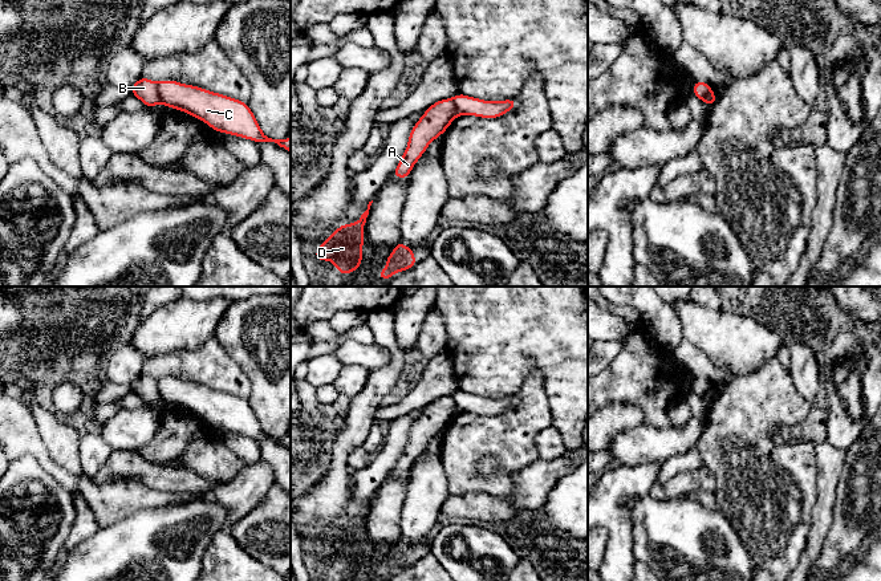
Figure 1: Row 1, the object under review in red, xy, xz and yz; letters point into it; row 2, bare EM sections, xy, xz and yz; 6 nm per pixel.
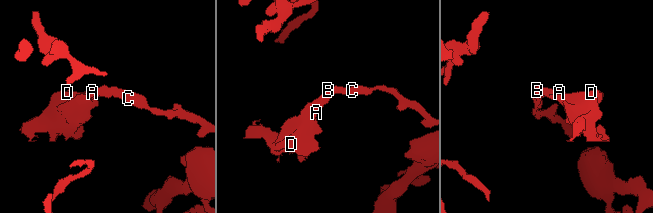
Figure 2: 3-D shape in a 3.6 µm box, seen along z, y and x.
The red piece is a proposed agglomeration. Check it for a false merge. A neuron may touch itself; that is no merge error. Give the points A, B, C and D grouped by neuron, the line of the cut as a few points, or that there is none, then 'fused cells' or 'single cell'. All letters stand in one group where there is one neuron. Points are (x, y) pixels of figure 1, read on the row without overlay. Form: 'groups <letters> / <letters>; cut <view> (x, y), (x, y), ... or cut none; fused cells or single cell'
groups A B D / C; cut xy (155, 380), (162, 398); fused cells

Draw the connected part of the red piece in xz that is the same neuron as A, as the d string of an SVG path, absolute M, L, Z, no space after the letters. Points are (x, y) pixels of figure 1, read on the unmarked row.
M451 395L437 398L429 403L409 430L407 444L391 472L397 476L406 476L427 443L443 432L458 413L458 406Z

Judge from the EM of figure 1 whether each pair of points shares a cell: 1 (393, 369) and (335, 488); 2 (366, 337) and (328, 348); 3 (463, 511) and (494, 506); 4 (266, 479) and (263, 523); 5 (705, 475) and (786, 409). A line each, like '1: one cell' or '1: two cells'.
1: one cell
2: one cell
3: one cell
4: two cells
5: two cells

